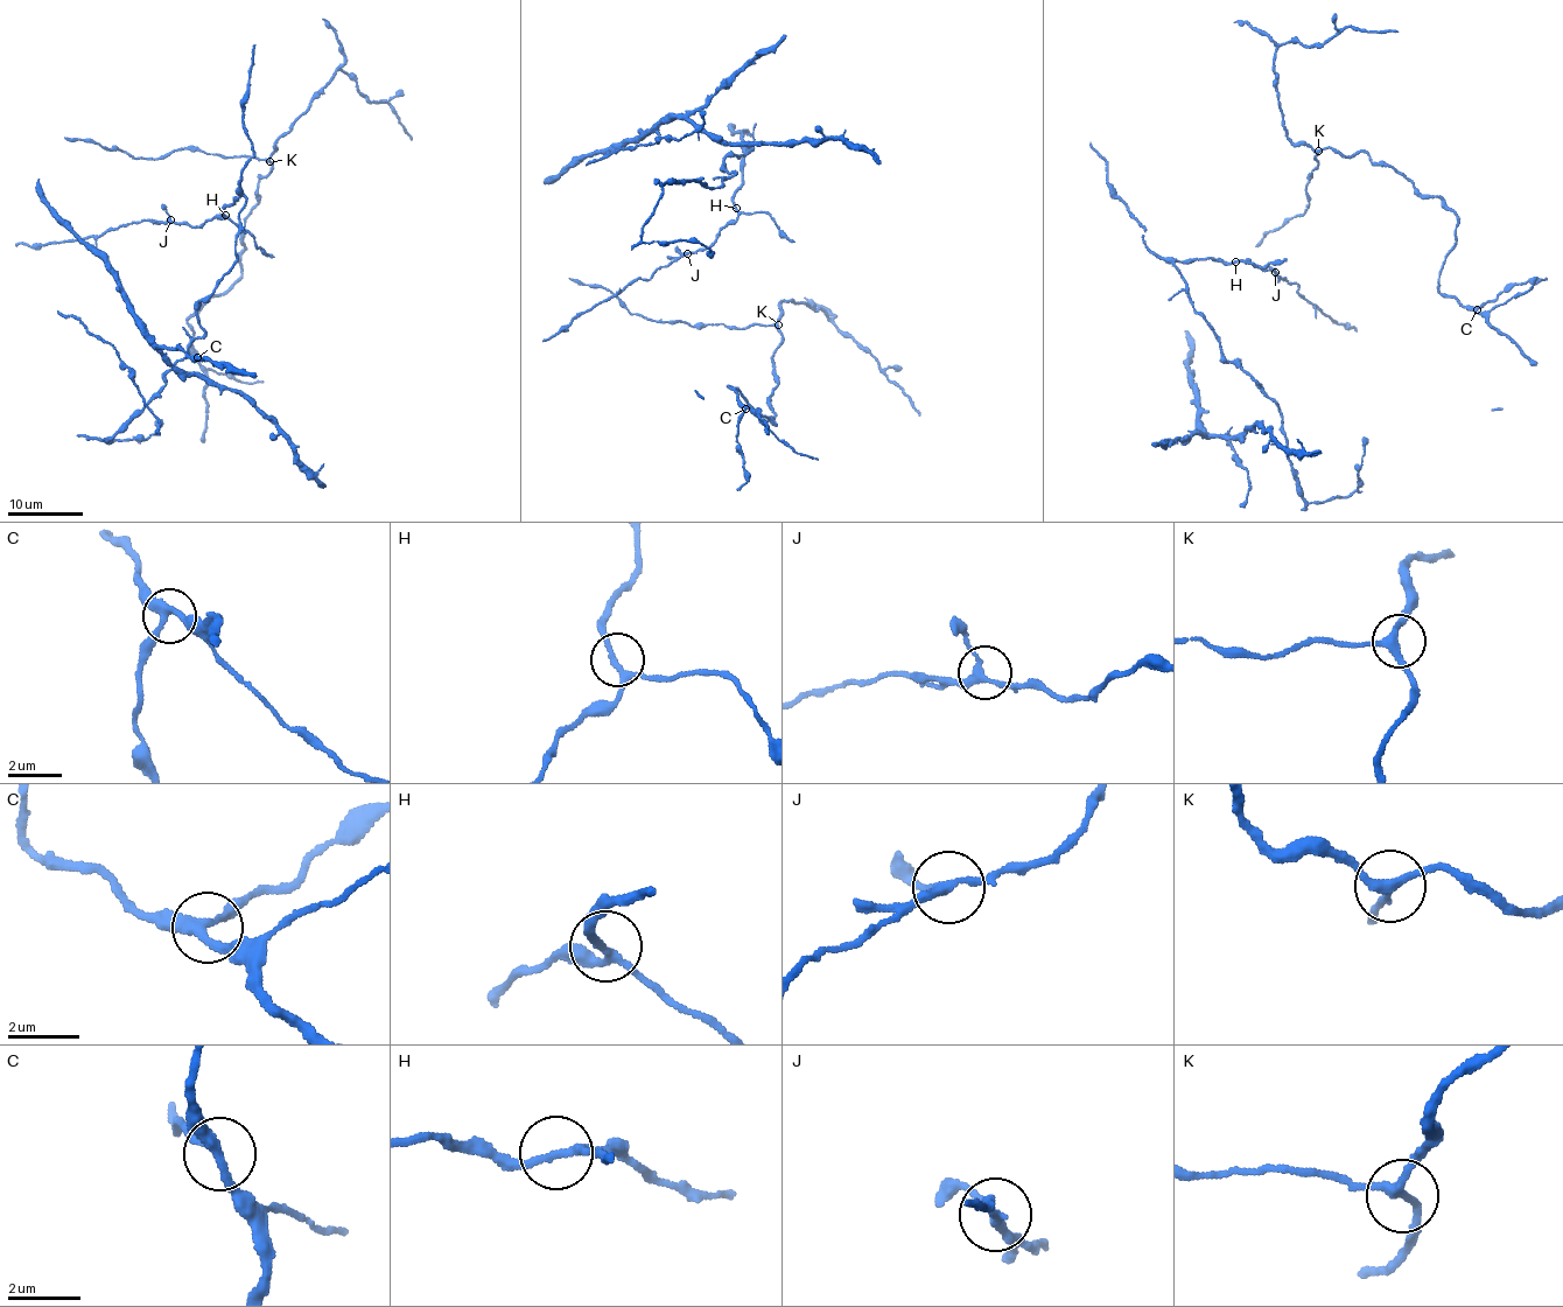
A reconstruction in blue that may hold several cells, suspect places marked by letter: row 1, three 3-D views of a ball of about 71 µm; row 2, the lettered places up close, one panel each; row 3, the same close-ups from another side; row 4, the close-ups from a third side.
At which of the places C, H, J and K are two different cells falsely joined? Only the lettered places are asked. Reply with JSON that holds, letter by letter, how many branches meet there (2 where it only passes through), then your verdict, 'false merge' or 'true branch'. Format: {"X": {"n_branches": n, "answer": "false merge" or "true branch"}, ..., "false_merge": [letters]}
{"C": {"n_branches": 3, "answer": "true branch"}, "H": {"n_branches": 3, "answer": "true branch"}, "J": {"n_branches": 3, "answer": "true branch"}, "K": {"n_branches": 3, "answer": "true branch"}, "false_merge": []}

